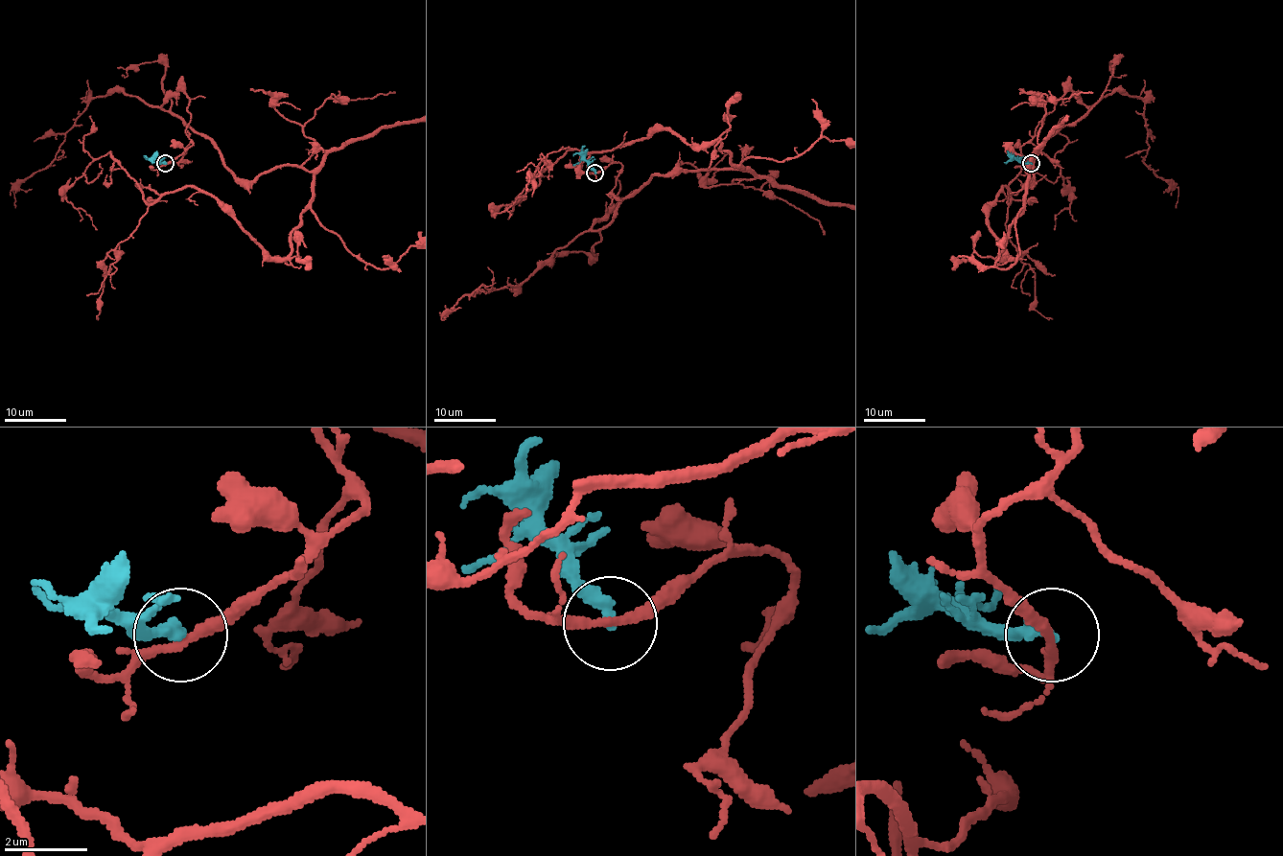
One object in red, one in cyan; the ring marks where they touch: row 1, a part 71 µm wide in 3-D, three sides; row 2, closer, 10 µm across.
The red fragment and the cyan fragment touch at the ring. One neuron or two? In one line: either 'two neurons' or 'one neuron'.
two neurons

